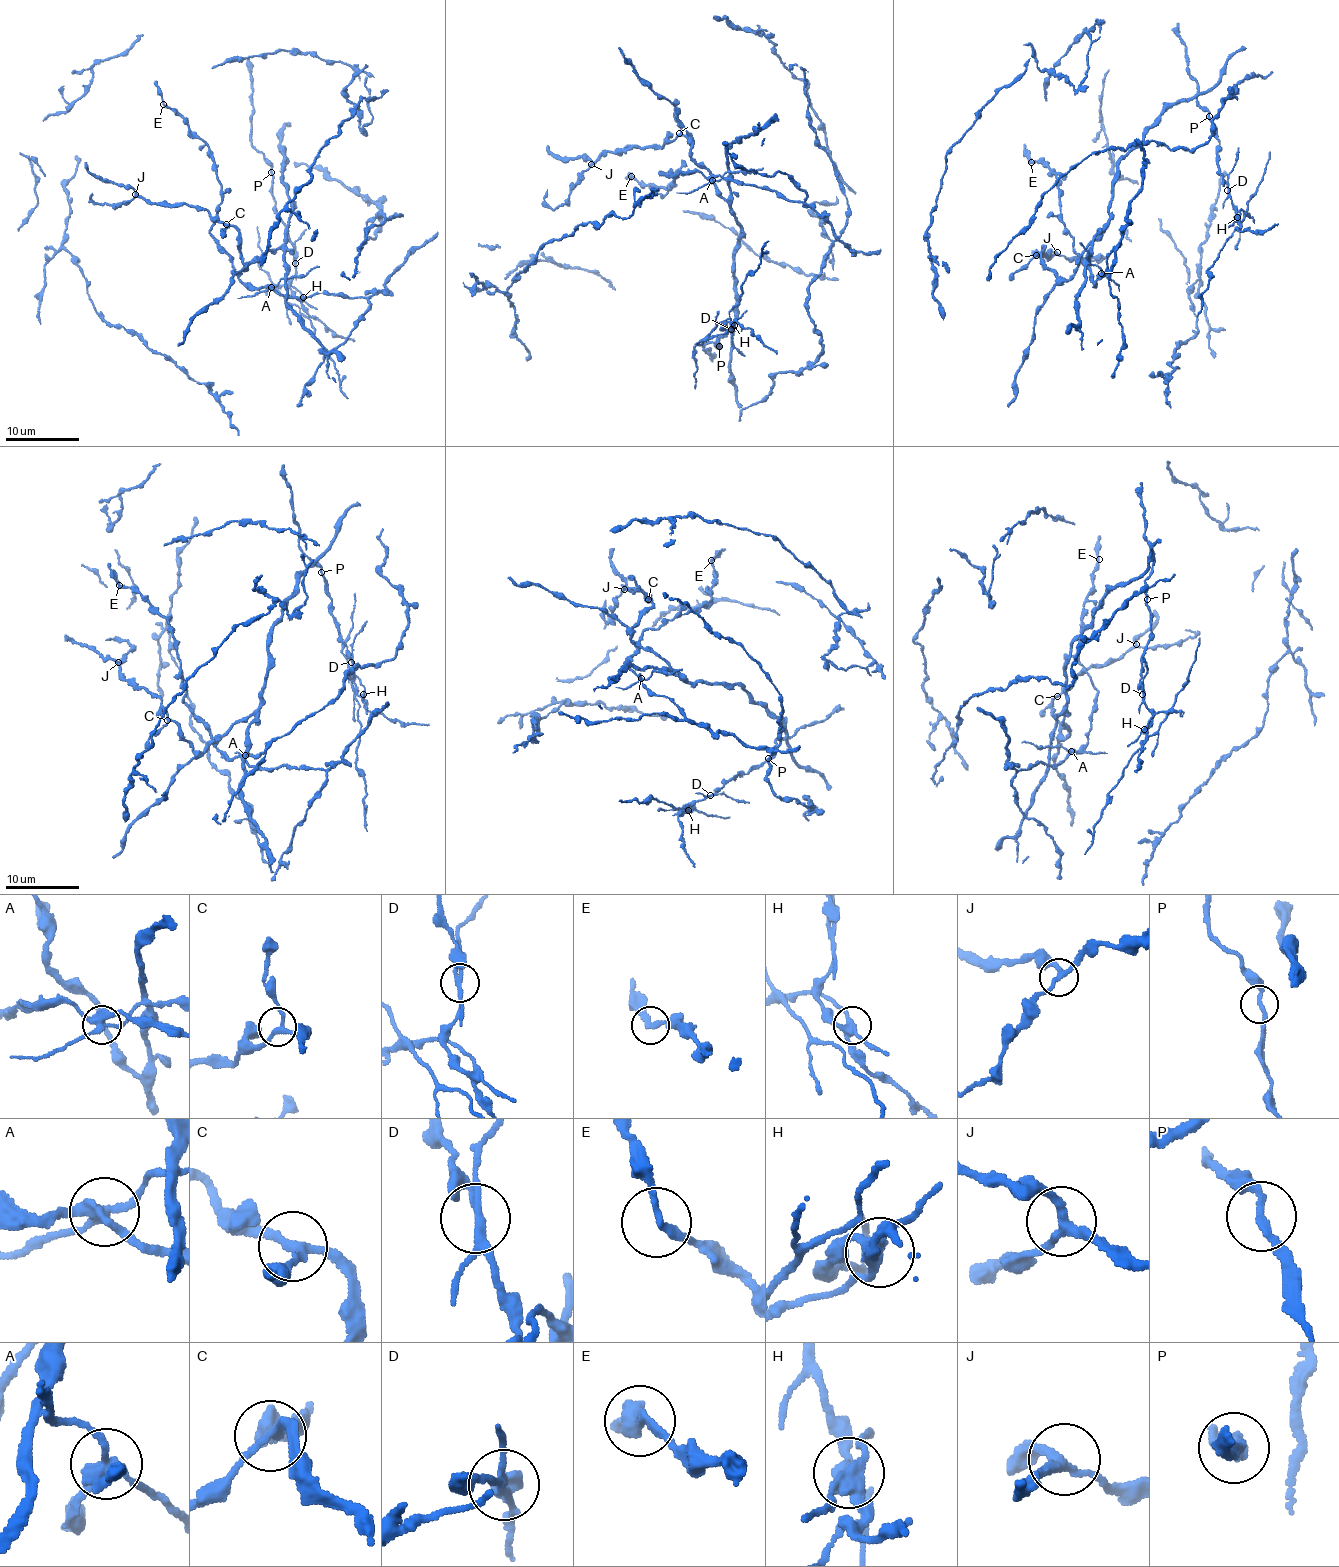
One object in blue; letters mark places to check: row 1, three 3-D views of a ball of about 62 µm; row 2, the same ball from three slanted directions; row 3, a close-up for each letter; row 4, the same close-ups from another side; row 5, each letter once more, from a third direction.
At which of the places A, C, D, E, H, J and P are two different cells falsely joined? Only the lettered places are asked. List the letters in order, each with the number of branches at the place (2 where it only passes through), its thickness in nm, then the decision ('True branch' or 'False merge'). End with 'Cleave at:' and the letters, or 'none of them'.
A: Branches: 4. Thickness 320 nm. False merge
C: Branches: 3. Thickness 200 nm. True branch
D: Branches: 3. Thickness 180 nm. False merge
E: Branches: 2. Thickness 200 nm. True branch
H: Branches: 4. Thickness 300 nm. False merge
J: Branches: 3. Thickness 240 nm. True branch
P: Branches: 2. Thickness 200 nm. True branch
Cleave at: A, D, H

